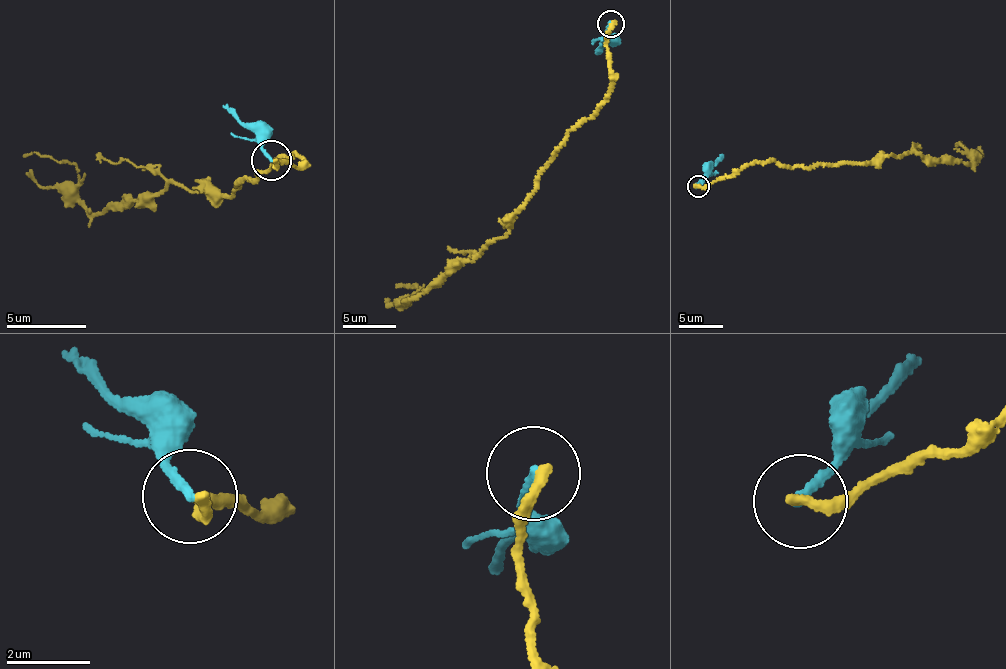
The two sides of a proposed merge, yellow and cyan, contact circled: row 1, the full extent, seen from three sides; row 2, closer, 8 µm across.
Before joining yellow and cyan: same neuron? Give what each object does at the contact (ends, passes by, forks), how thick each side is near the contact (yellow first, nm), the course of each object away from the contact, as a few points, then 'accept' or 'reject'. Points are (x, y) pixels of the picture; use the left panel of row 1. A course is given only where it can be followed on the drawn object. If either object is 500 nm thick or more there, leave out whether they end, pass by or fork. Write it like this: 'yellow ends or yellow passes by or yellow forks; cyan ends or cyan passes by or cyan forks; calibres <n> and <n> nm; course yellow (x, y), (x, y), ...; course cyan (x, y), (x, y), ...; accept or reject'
yellow ends; cyan ends; calibres 240 and 220 nm; course yellow (272, 159), (302, 165), (282, 156), (221, 199), (213, 188), (169, 182), (95, 213), (65, 162), (23, 156); course cyan (272, 159), (224, 104); reject

